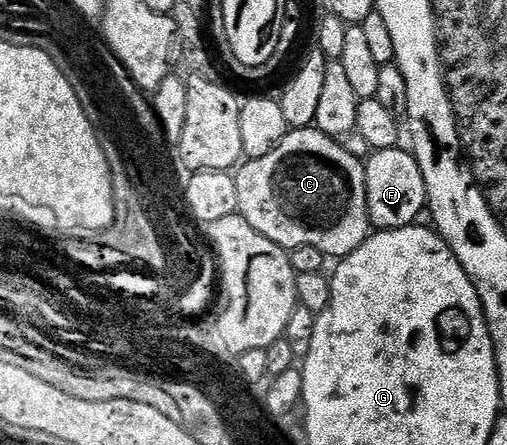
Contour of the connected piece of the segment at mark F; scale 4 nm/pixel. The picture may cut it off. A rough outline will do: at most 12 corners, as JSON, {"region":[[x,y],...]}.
{"region":[[410,150],[365,160],[367,212],[380,231],[412,226],[428,206]]}

